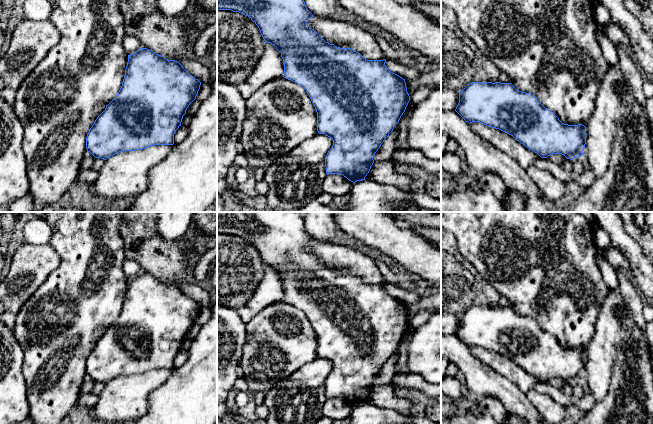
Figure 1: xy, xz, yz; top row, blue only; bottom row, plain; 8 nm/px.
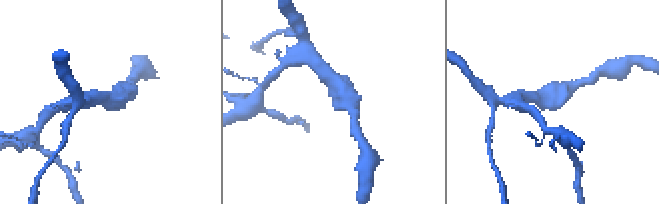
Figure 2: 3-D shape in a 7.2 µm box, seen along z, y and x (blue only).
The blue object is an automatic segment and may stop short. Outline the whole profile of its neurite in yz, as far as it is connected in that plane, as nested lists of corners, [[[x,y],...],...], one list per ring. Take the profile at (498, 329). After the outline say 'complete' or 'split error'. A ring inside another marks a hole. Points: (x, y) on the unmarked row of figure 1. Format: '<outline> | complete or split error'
[[[472,306],[459,316],[459,327],[455,335],[469,348],[479,346],[513,360],[541,382],[562,378],[572,384],[583,379],[586,351],[583,348],[562,347],[532,317],[521,316],[511,307]]] | complete

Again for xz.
[[[217,212],[217,234],[231,234],[248,240],[258,250],[265,267],[271,267],[281,277],[284,286],[283,301],[299,308],[306,314],[317,336],[318,357],[325,358],[333,364],[332,372],[325,381],[326,398],[340,398],[353,407],[365,404],[374,387],[373,381],[375,377],[393,355],[410,325],[405,303],[387,293],[385,289],[386,283],[367,284],[351,272],[340,272],[326,266],[316,255],[308,250],[308,244],[314,241],[314,239],[307,233],[304,226],[304,219],[297,212]]] | complete

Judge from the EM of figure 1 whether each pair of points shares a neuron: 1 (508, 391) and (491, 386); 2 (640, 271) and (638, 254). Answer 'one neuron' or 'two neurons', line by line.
1: one neuron
2: one neuron

